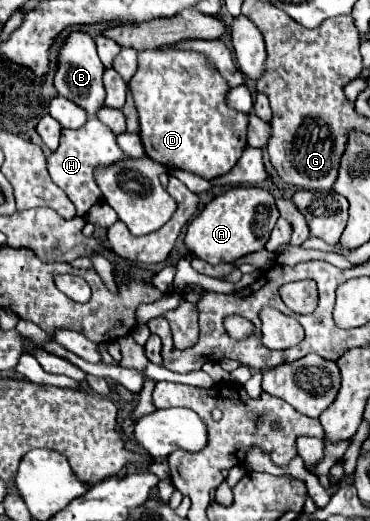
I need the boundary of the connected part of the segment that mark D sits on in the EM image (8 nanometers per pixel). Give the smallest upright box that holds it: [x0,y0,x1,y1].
[130,51,246,179]

